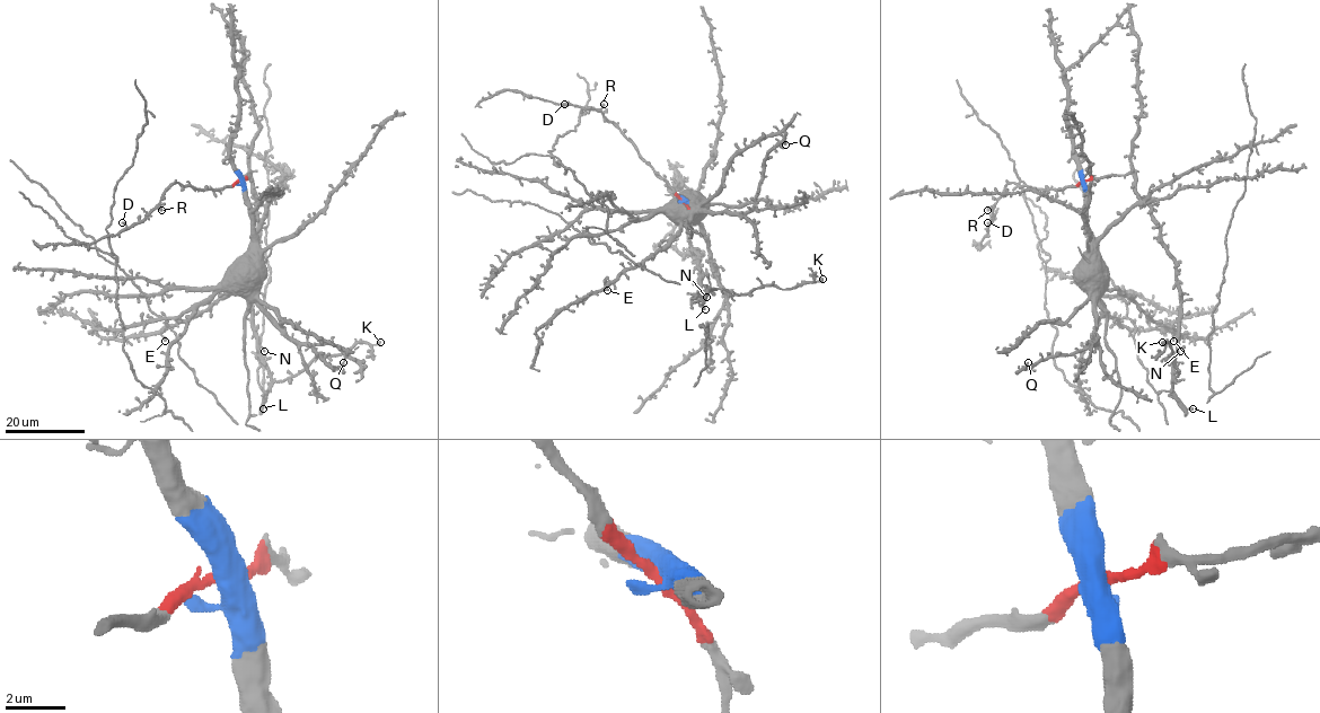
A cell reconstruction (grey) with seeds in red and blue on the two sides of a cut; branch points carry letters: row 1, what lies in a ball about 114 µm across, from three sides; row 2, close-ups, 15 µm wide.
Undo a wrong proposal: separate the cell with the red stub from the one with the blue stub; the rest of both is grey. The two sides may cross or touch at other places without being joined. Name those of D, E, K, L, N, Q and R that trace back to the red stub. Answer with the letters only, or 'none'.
D, K, L, N, R

